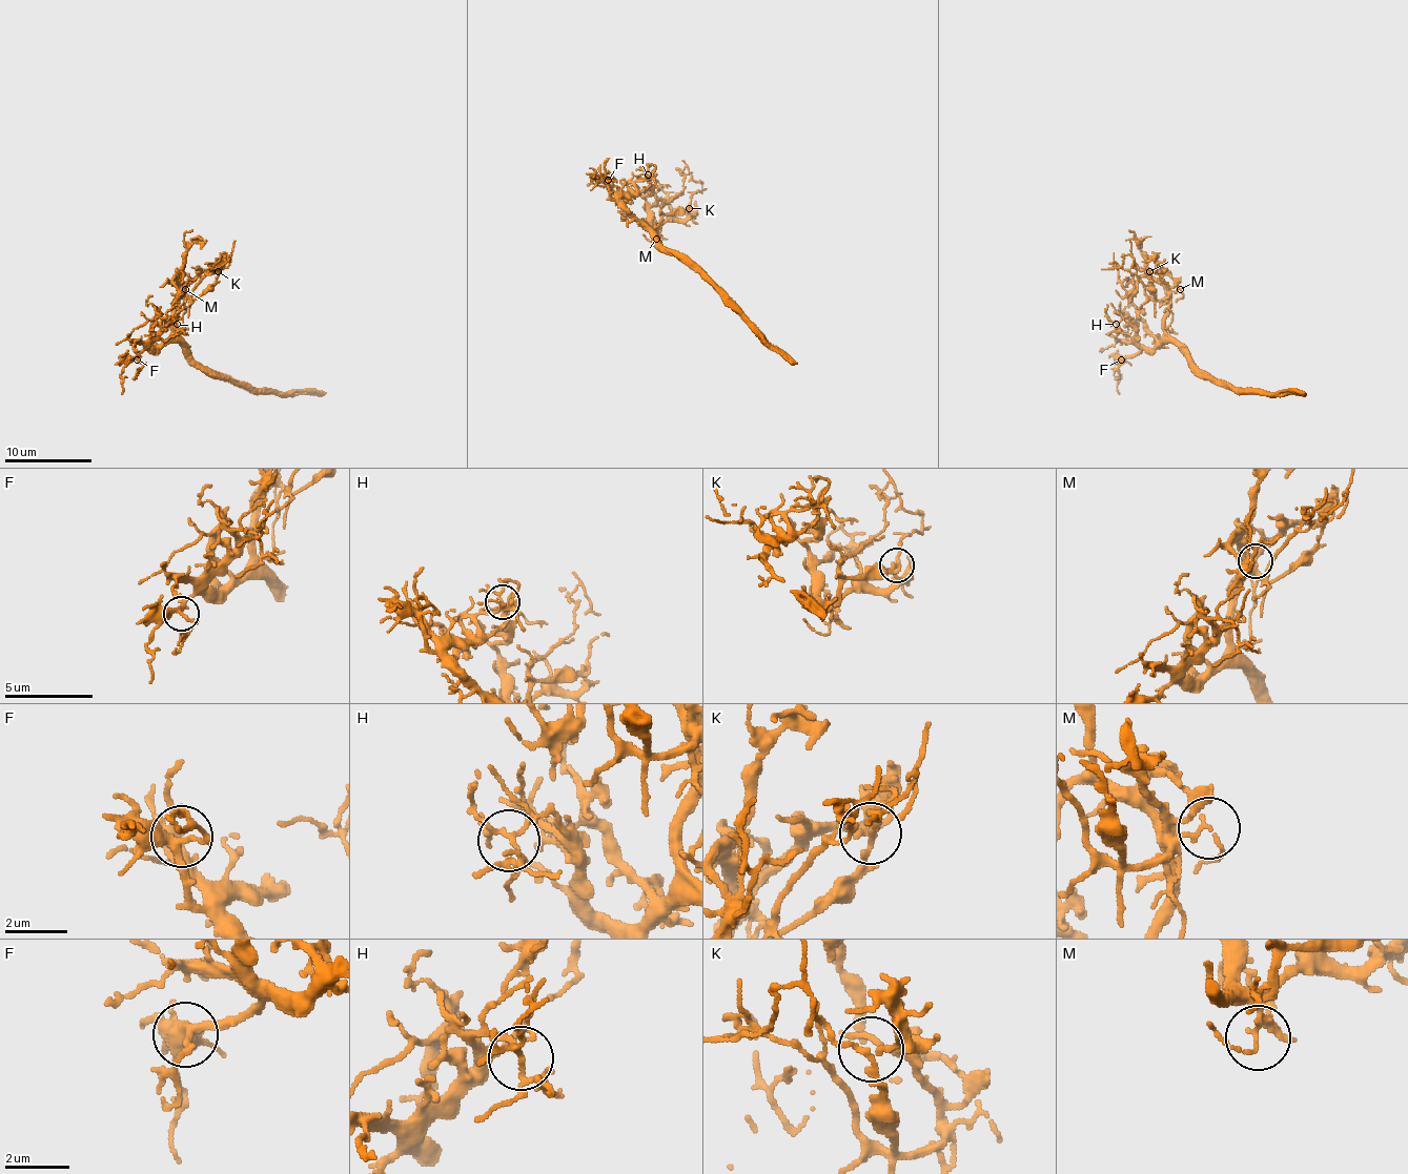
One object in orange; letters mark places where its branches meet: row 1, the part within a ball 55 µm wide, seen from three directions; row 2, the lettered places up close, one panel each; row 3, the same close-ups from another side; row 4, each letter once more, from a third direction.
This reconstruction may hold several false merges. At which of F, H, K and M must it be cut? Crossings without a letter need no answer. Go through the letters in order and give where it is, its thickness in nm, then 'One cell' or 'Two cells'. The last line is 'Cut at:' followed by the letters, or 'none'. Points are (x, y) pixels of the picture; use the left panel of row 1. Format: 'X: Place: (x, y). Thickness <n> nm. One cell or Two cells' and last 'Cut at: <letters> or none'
F: Place: (137, 359). Thickness 280 nm. One cell
H: Place: (177, 324). Thickness 140 nm. One cell
K: Place: (218, 271). Thickness 150 nm. One cell
M: Place: (185, 289). Thickness 130 nm. One cell
Cut at: none

